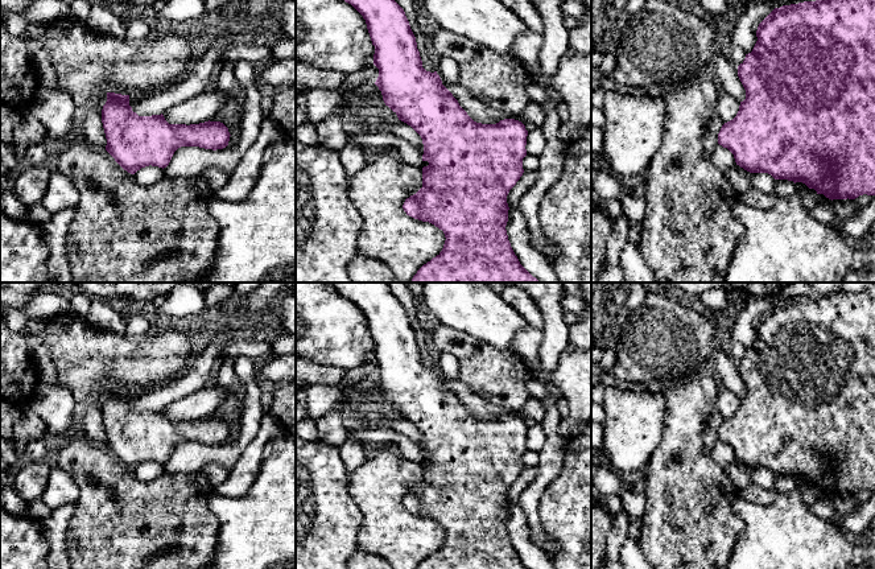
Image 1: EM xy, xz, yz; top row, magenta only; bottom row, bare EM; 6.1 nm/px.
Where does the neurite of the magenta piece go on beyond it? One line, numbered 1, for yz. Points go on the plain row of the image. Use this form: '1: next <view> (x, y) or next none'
1: next none

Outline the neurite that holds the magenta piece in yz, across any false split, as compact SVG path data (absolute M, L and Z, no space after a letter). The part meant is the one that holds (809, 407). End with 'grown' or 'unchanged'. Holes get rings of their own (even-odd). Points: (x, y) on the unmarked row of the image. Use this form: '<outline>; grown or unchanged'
M875 283L862 292L833 292L826 296L804 297L798 300L783 301L775 304L758 322L758 337L751 349L746 350L744 356L738 362L738 372L746 385L746 395L740 397L736 412L725 418L718 429L718 440L727 444L735 454L736 461L750 469L768 469L775 475L788 475L805 479L809 485L814 485L817 490L824 490L829 495L855 495L859 491L875 491Z; unchanged

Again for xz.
M331 283L331 284L342 296L351 300L366 316L372 341L375 342L373 360L379 364L379 372L375 380L381 387L385 401L388 401L397 411L399 416L410 421L422 434L424 440L422 457L428 457L429 461L422 463L422 483L416 490L405 495L403 504L406 508L406 511L422 518L429 518L436 523L438 523L439 525L442 525L446 536L442 547L430 557L424 560L417 566L417 569L529 569L520 560L517 552L515 551L505 525L509 506L507 499L507 491L524 469L523 454L527 452L525 441L528 432L525 421L515 415L504 415L496 420L482 420L474 417L467 411L467 408L459 401L458 396L453 392L453 389L442 380L442 376L437 370L437 367L430 368L422 363L422 356L420 352L420 347L417 345L416 333L410 325L405 308L392 294L387 283Z; unchanged

